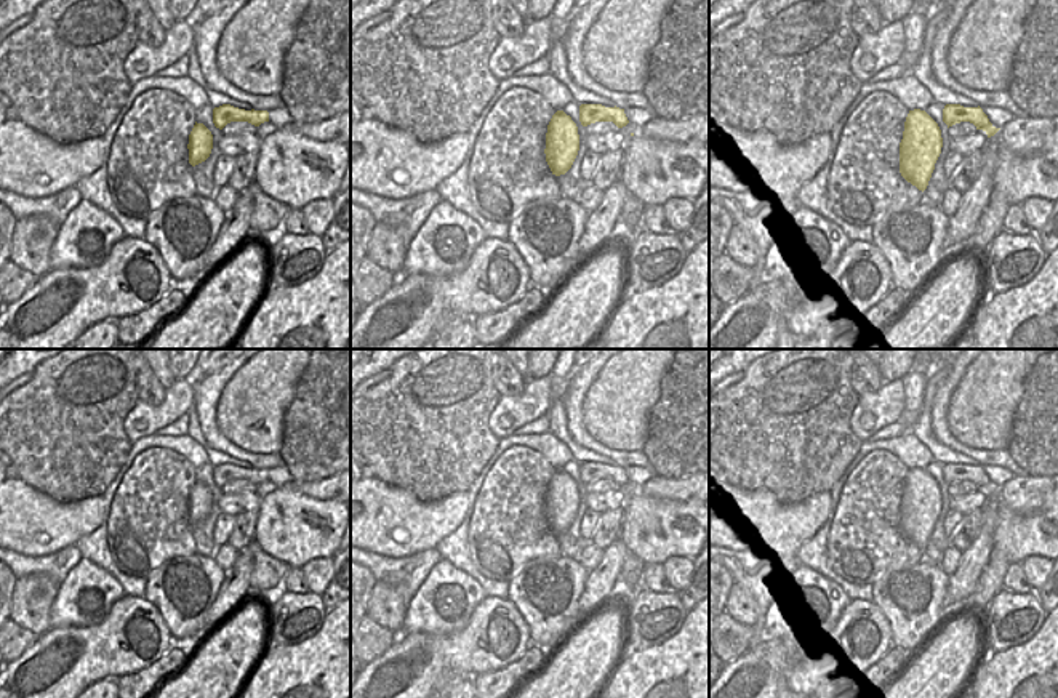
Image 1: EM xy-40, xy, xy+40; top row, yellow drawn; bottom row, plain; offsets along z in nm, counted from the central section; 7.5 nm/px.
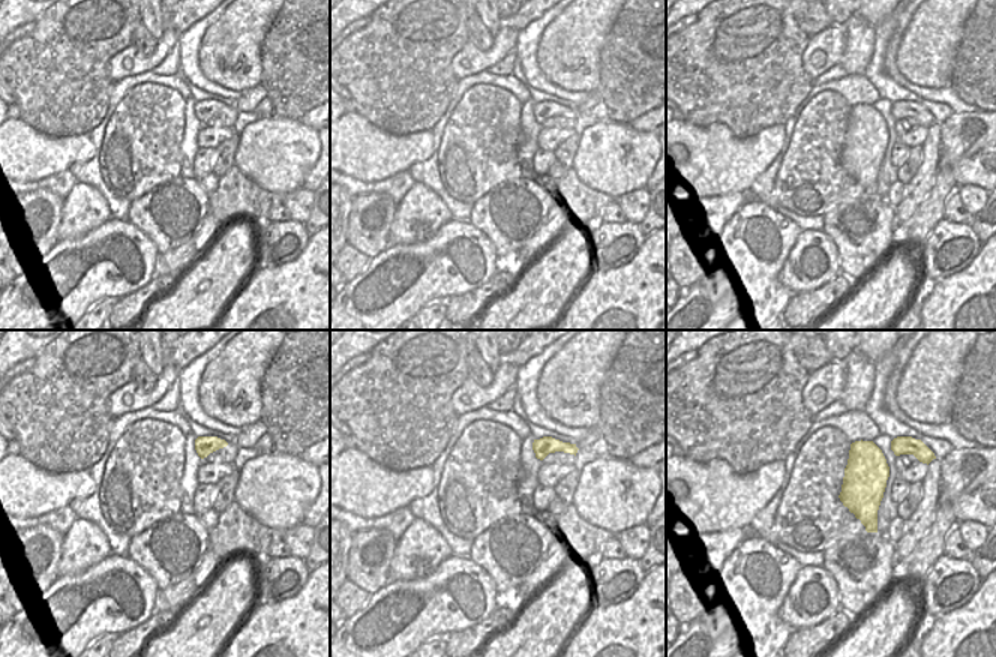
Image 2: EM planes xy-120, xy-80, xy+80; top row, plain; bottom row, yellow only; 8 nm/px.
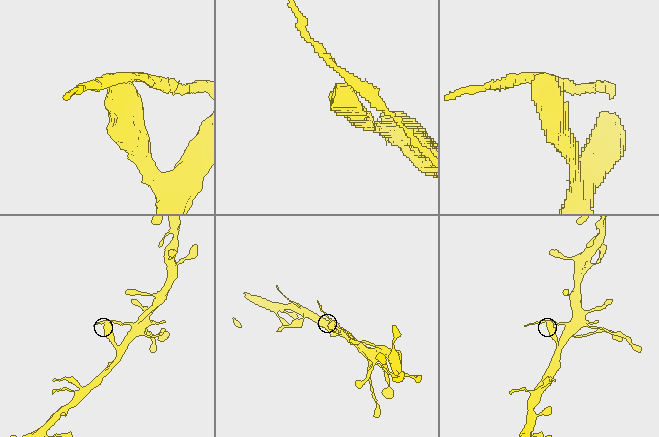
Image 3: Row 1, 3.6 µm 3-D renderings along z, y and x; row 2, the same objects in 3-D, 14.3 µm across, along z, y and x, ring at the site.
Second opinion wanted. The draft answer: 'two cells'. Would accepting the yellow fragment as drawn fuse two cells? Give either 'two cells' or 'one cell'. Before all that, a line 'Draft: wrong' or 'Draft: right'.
Draft: wrong
one cell

